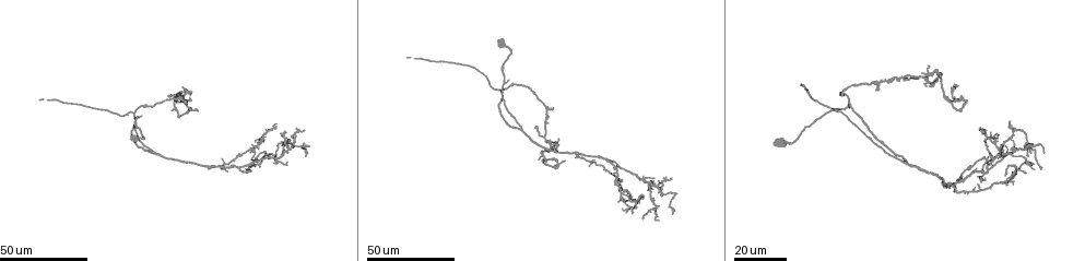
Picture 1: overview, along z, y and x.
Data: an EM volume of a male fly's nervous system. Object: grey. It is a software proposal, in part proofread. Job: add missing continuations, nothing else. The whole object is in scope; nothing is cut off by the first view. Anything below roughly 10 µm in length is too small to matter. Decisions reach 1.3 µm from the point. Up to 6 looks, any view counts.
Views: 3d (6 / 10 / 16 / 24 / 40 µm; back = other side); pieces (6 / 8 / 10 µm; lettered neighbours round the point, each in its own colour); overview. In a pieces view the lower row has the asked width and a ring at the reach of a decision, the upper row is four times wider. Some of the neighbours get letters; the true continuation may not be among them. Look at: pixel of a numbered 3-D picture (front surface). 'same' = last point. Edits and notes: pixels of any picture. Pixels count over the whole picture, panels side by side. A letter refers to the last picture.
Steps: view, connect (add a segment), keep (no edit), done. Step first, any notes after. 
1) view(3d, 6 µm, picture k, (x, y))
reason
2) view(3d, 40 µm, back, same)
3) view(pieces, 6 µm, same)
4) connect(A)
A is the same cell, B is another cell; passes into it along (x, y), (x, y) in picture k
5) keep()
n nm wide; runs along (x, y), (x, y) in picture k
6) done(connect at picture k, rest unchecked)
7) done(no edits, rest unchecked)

view(3d, 24 µm, picture 1, (617, 199))
an open end

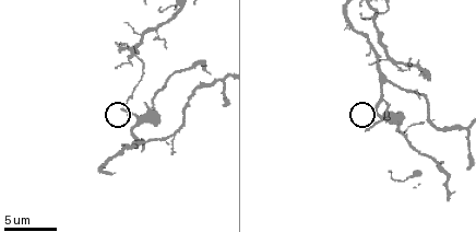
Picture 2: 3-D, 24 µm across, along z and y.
view(3d, 6 µm, picture 2, (124, 109))

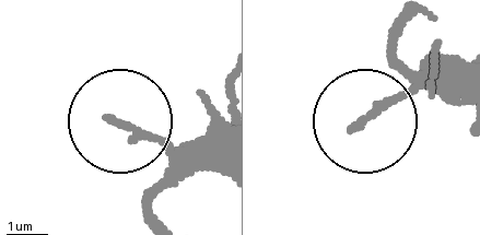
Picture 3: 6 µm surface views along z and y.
view(pieces, 10 µm, picture 3, (356, 123))
what lies round it

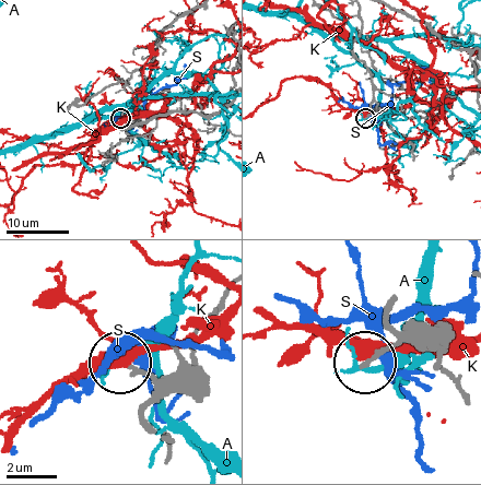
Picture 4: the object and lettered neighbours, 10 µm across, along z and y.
keep()
A, K and S are other cells; runs along (362, 30), (353, 51), (370, 75), (373, 111), (366, 117) in picture 4; no lettered segment goes on from it

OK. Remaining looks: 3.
view(pieces, 8 µm, picture 2, (468, 166))
free end

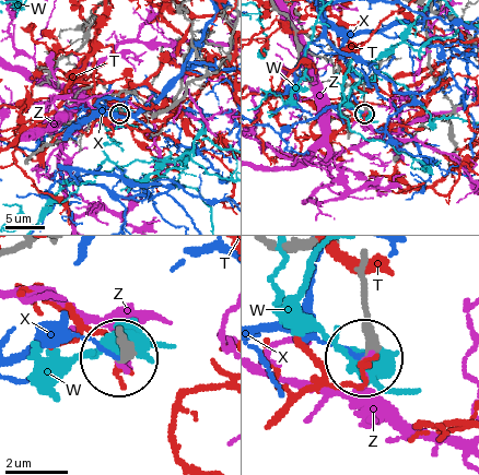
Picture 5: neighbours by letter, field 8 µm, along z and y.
keep()
T, W, X and Z are other cells; runs along (360, 258), (367, 321), (363, 357) in picture 5; no lettered segment goes on from it

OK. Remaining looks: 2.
view(pieces, 8 µm, picture 2, (205, 70))
tapers out

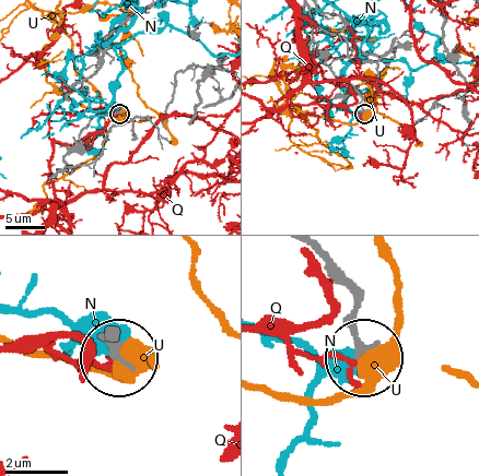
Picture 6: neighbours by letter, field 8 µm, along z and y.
keep()
N, Q and U are other cells; none of them fits

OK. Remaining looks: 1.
done(no edits, rest unchecked)

